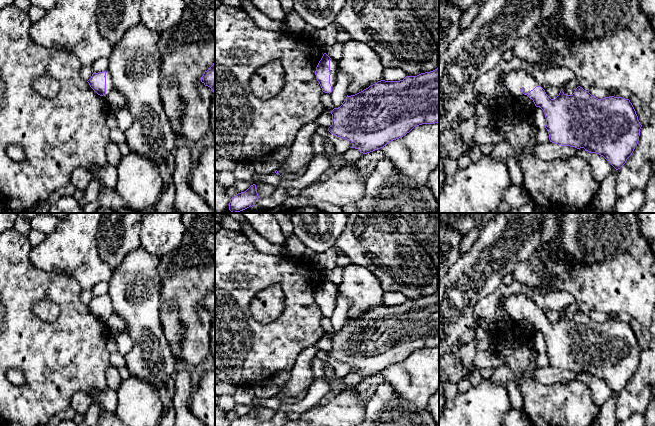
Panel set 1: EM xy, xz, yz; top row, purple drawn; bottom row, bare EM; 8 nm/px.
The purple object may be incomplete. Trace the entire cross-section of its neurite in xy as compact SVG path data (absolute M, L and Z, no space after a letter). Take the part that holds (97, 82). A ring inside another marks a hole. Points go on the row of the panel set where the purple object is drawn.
M109 70L93 73L87 82L98 95L104 98L114 89L113 79Z

